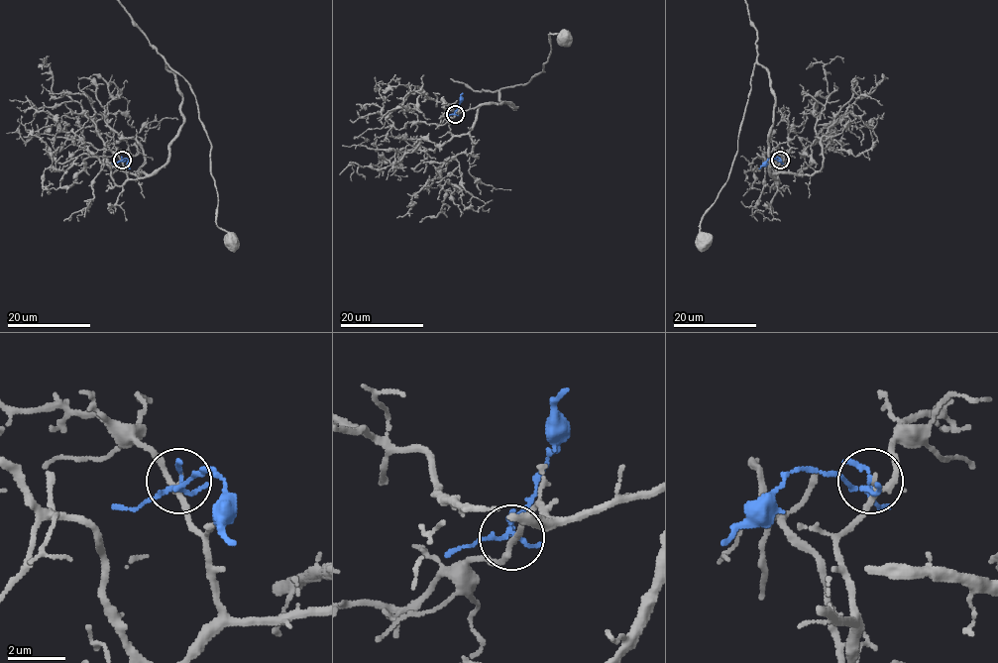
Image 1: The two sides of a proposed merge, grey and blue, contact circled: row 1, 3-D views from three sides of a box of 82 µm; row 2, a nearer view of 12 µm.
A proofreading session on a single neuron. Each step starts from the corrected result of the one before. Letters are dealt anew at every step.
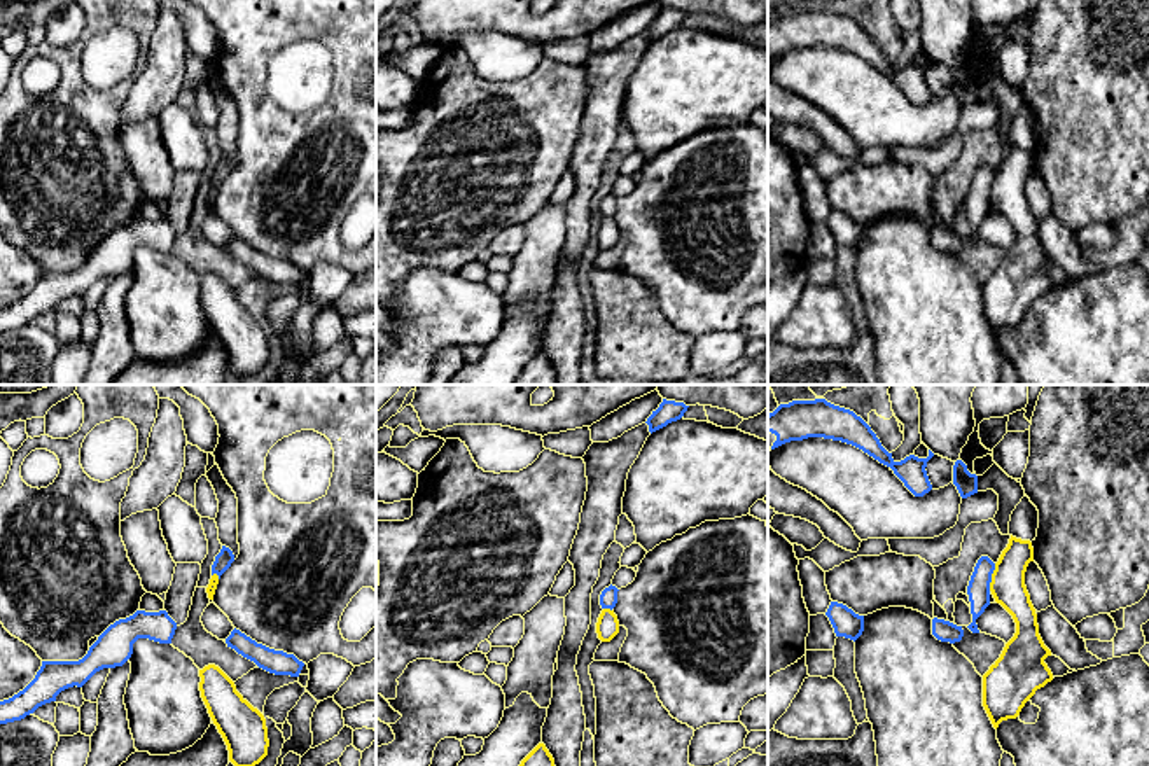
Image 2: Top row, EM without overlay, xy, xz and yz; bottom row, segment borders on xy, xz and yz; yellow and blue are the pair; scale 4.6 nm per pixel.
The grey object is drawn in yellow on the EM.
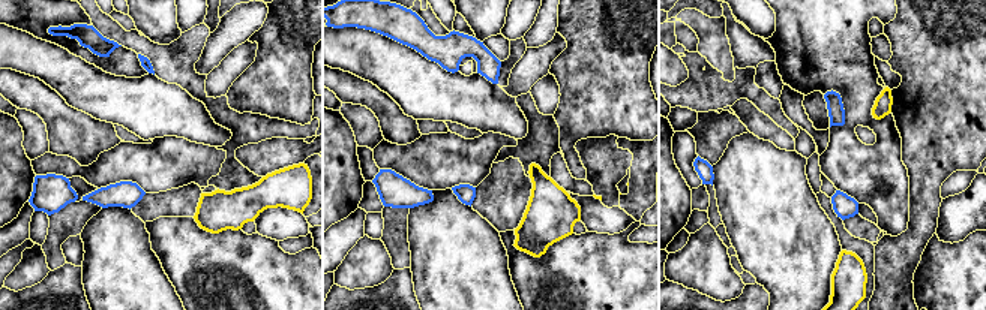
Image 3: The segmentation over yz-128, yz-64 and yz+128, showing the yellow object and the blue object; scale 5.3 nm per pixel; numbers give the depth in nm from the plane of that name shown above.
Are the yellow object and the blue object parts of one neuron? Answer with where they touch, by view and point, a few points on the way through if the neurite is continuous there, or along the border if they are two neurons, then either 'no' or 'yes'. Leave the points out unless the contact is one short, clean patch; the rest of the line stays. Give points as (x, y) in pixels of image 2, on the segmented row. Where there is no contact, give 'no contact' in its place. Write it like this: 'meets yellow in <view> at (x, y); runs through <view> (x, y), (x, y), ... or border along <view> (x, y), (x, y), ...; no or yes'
meets yellow in yz at (992, 577); border along yz (995, 564), (988, 590); no

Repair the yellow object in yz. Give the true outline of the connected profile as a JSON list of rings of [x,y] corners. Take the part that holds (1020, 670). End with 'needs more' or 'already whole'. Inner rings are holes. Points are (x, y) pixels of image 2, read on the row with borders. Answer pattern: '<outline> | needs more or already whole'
[[[1011,535],[992,574],[990,591],[1016,623],[1014,637],[983,675],[983,707],[995,729],[1002,721],[1016,719],[1035,691],[1053,680],[1044,663],[1051,651],[1039,635],[1037,614],[1025,586],[1030,561],[1032,542]]] | already whole

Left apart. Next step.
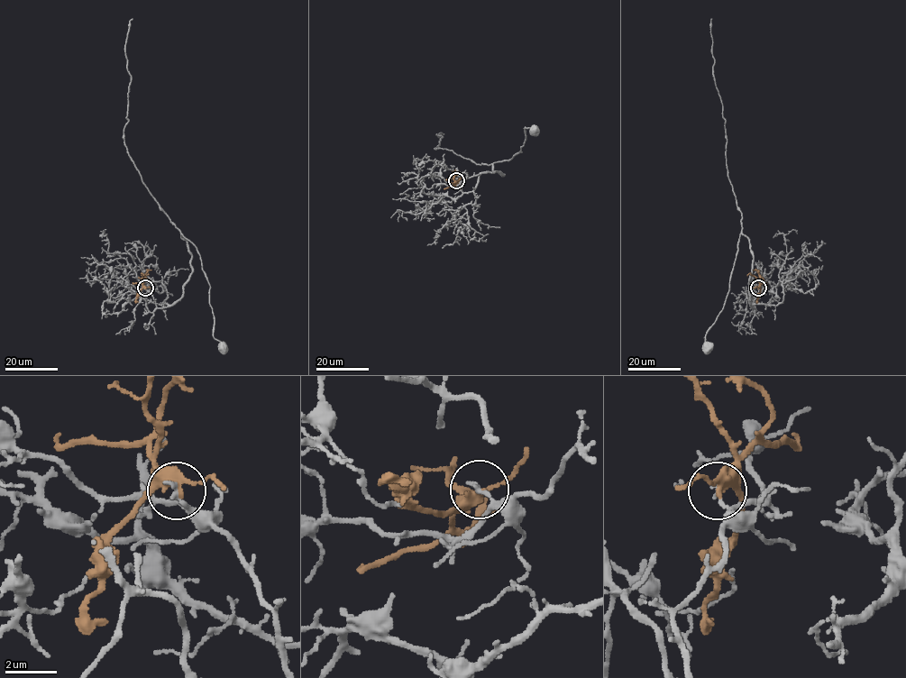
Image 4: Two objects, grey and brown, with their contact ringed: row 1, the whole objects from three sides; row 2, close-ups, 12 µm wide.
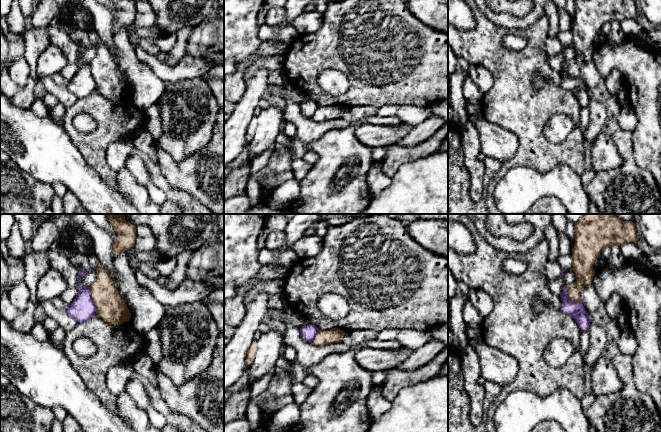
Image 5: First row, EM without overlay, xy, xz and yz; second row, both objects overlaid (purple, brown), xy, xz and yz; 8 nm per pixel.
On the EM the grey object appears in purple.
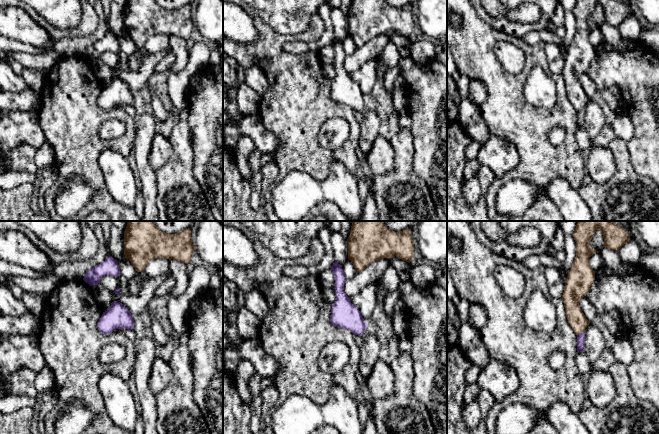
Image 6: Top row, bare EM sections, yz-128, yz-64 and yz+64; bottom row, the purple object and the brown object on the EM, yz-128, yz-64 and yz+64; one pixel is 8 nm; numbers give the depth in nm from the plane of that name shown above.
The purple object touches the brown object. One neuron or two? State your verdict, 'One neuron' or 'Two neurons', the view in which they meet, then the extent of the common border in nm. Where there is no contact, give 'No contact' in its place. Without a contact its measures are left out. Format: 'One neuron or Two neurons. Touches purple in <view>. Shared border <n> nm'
Two neurons. Touches purple in xy. Shared border 220 nm

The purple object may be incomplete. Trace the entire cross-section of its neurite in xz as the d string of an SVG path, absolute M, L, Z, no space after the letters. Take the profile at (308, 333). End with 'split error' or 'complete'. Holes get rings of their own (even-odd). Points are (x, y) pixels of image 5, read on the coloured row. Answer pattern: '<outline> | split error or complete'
M307 325L300 327L300 335L306 342L312 343L319 329L316 325Z | complete

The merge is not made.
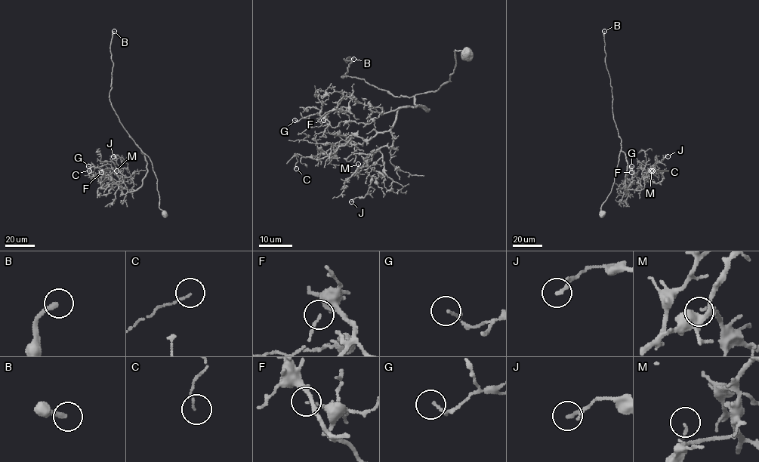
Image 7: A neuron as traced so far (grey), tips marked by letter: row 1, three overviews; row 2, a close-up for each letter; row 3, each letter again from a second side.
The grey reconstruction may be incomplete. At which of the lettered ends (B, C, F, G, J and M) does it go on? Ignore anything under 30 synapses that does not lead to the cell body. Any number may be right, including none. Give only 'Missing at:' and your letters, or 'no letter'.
Missing at: B

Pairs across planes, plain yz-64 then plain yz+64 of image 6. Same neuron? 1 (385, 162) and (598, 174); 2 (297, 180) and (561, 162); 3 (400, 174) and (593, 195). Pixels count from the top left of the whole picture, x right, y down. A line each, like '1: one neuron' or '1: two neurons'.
1: one neuron
2: two neurons
3: one neuron

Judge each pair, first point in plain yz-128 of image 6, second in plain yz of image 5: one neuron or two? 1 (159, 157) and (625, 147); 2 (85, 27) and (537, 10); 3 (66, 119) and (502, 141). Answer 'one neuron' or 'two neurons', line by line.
1: two neurons
2: two neurons
3: two neurons

